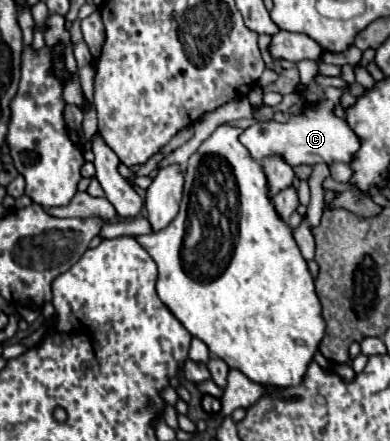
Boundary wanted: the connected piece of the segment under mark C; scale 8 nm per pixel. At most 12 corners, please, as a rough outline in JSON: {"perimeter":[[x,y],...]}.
{"perimeter":[[341,89],[287,123],[261,121],[239,141],[253,159],[351,163],[359,137],[335,115]]}

